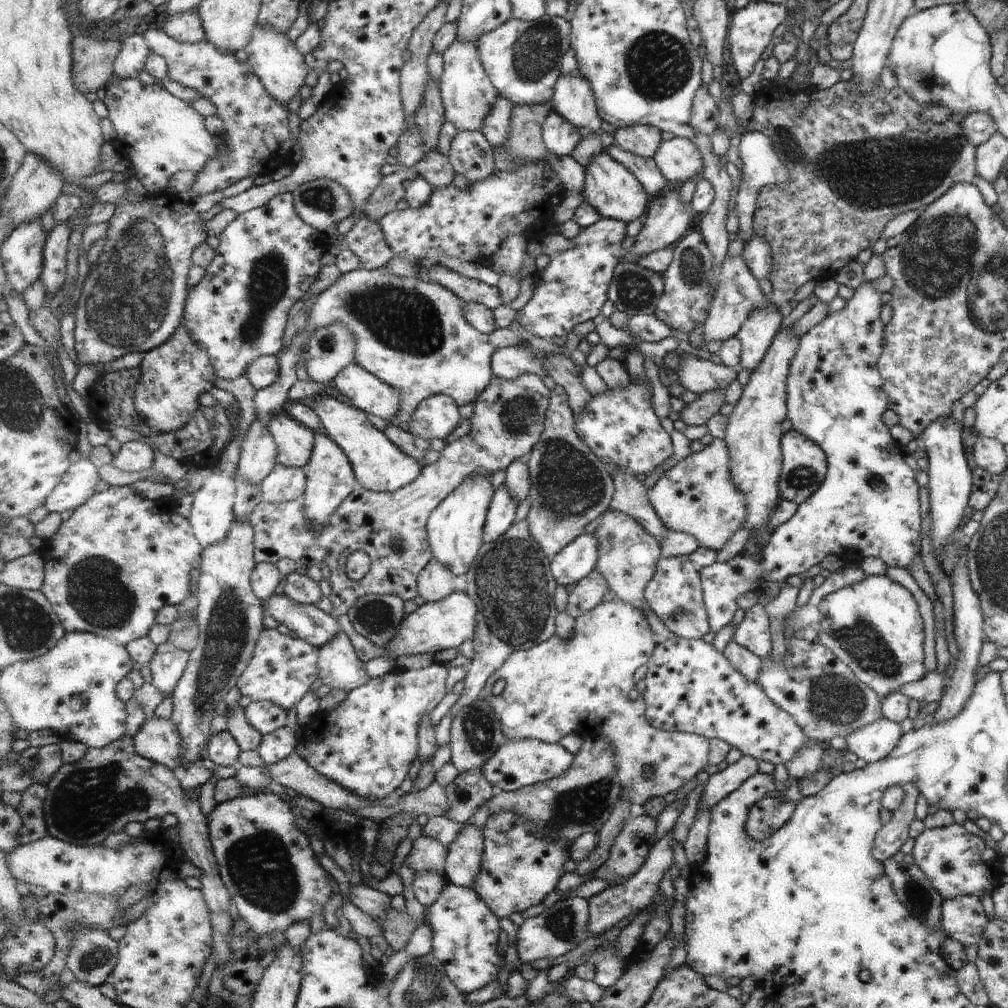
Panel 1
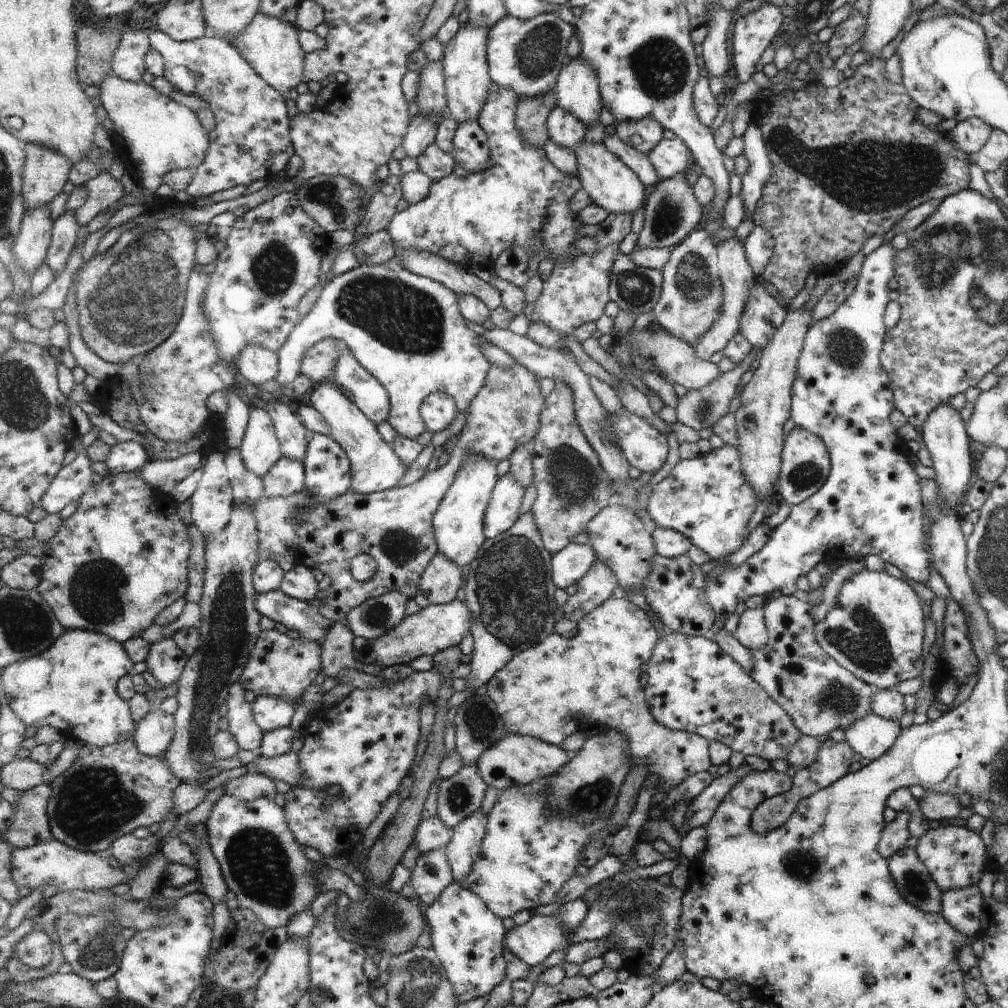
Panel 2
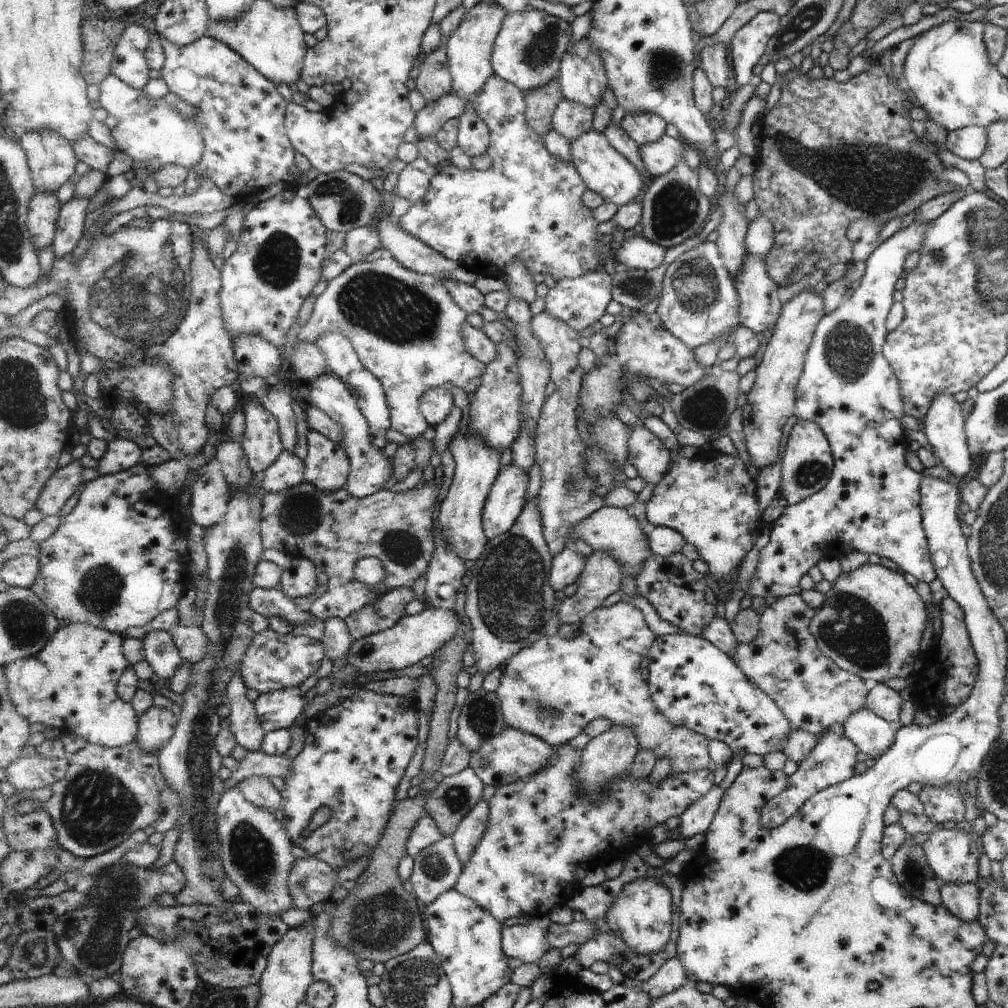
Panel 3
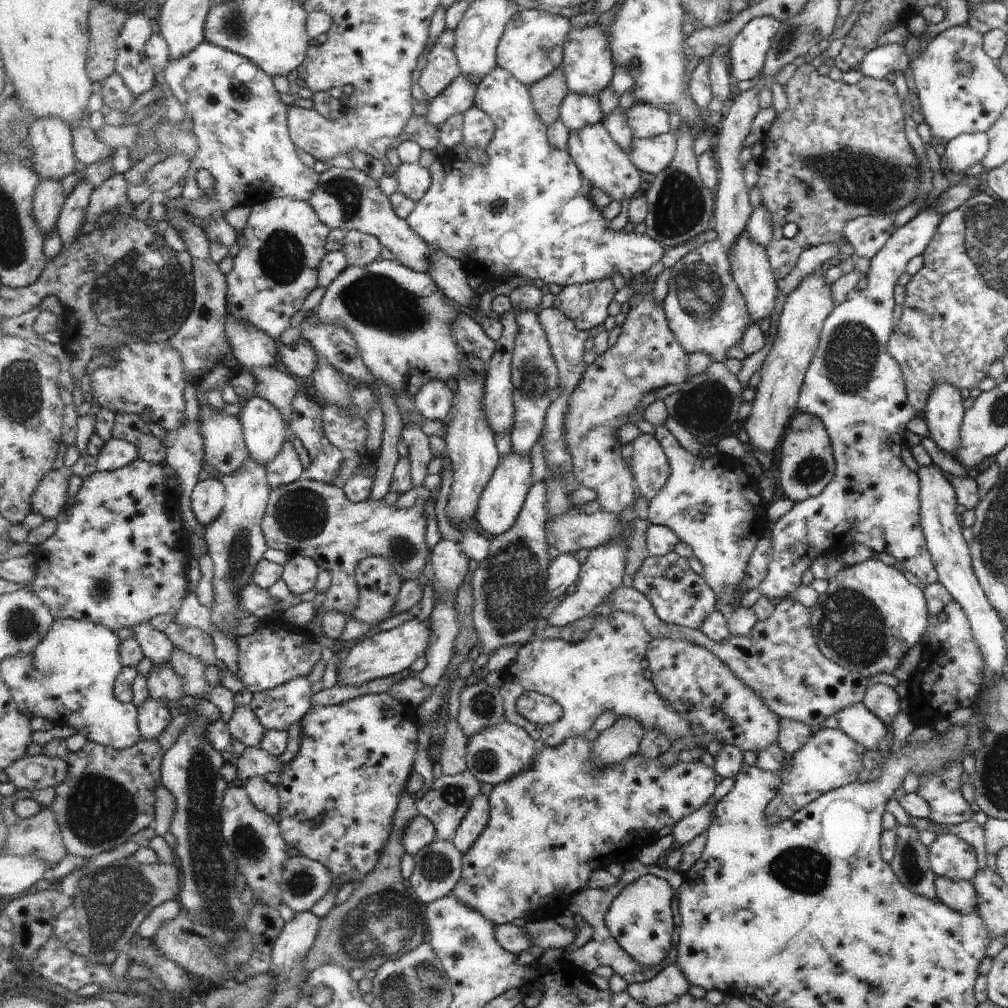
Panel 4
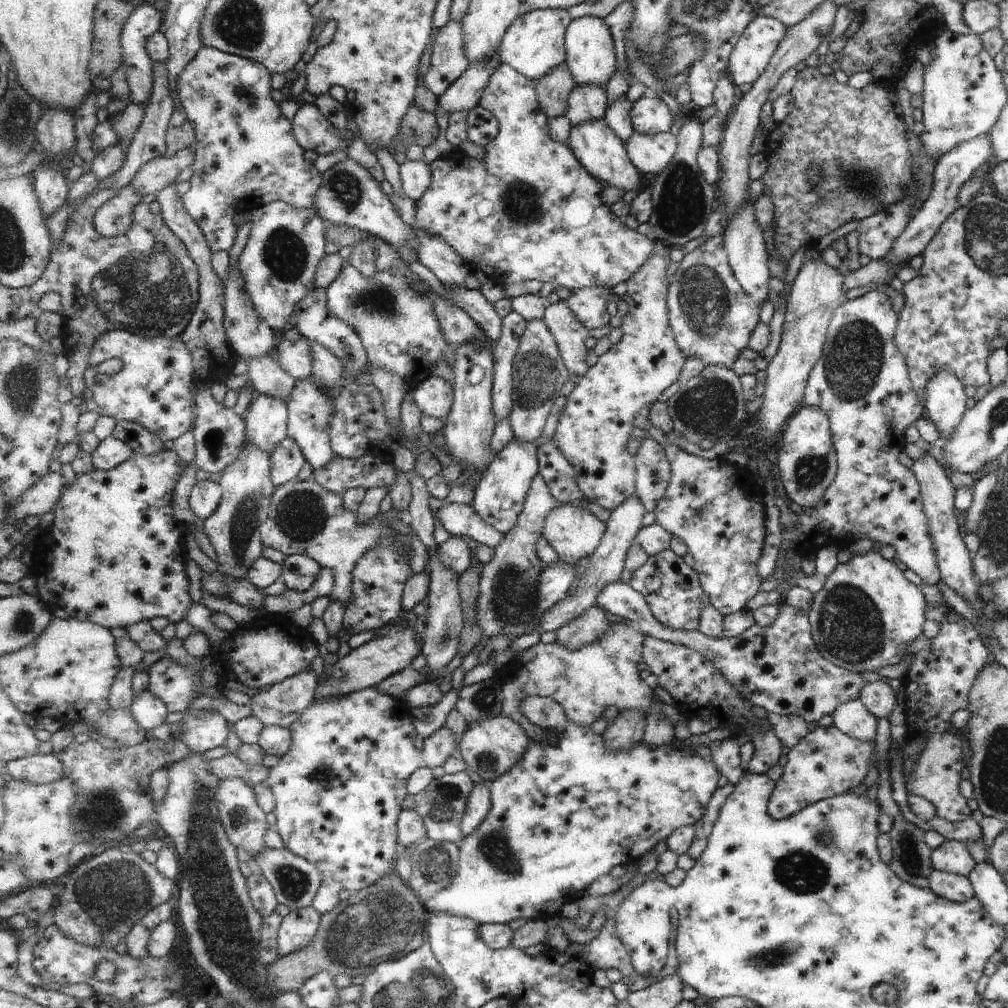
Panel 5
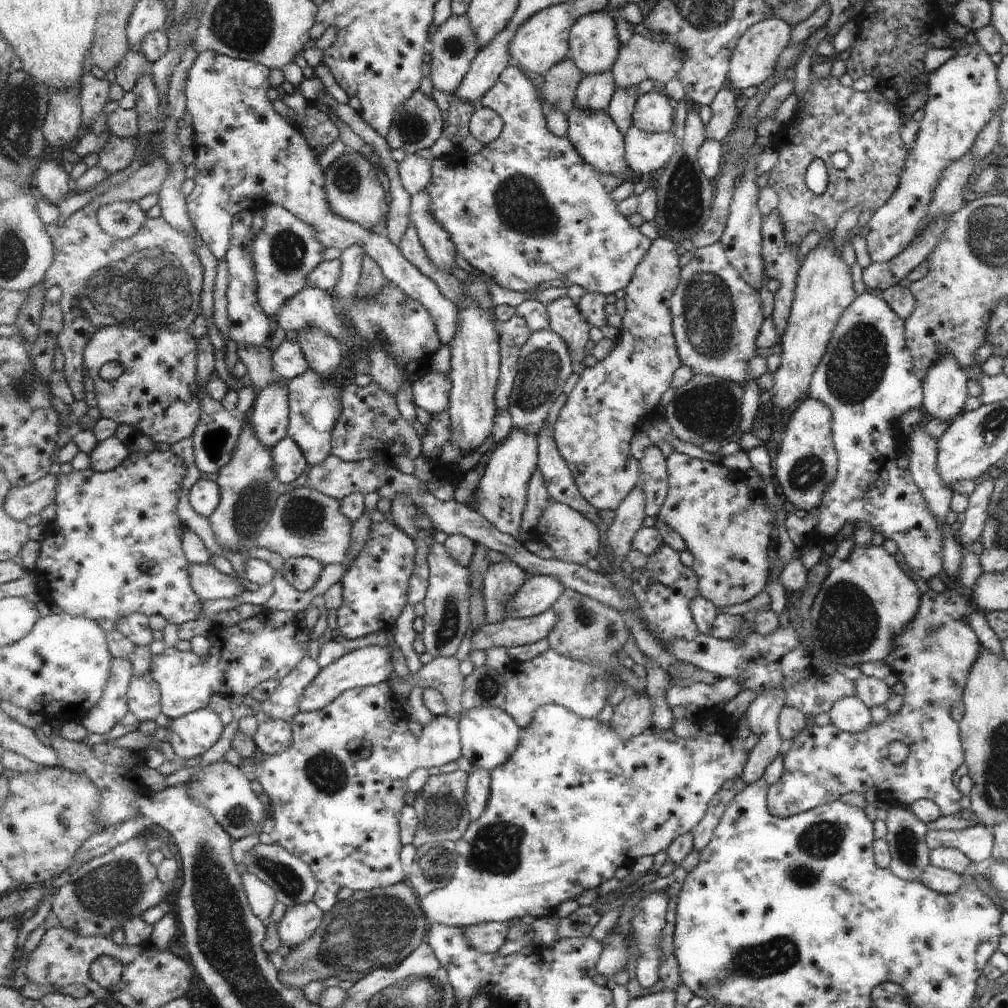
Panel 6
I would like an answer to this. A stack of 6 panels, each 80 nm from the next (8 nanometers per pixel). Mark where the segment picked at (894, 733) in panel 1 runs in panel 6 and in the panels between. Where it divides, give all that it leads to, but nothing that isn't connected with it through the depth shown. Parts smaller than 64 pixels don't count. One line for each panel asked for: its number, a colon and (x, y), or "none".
2: (870, 736)
3: (869, 734)
4: (863, 727)
5: (851, 718)
6: (848, 713)

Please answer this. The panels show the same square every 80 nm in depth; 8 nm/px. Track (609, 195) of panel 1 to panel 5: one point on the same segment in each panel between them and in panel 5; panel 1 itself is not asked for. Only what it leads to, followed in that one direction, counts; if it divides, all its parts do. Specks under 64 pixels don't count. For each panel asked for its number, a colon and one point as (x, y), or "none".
2: (613, 185)
3: (605, 170)
4: (601, 159)
5: (595, 143)

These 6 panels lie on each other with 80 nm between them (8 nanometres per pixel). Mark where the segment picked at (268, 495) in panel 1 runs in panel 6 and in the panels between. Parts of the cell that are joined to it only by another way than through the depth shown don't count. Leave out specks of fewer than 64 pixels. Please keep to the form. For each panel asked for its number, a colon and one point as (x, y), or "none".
2: (287, 476)
3: (289, 471)
4: (286, 468)
5: (287, 460)
6: (291, 461)

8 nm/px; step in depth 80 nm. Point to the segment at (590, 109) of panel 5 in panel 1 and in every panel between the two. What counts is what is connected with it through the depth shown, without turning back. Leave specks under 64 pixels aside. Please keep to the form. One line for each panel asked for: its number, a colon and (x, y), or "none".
1: (561, 137)
2: (566, 129)
3: (572, 120)
4: (578, 110)

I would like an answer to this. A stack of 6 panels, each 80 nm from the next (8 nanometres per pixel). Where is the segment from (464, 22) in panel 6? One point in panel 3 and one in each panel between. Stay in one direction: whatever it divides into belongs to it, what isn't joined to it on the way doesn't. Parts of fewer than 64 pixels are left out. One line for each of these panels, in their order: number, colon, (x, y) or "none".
3: (434, 80)
4: (442, 67)
5: (448, 62)

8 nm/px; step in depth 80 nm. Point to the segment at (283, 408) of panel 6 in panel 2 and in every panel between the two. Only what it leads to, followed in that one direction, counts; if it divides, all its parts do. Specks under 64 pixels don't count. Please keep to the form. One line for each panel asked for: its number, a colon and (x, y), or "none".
2: (261, 449)
3: (262, 441)
4: (265, 429)
5: (267, 418)

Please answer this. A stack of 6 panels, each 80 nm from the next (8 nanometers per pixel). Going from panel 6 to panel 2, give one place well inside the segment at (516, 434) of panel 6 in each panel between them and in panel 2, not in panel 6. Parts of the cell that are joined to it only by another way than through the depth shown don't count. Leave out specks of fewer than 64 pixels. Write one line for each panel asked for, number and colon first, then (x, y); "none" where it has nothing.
2: (505, 507)
3: (506, 502)
4: (502, 501)
5: (500, 497)

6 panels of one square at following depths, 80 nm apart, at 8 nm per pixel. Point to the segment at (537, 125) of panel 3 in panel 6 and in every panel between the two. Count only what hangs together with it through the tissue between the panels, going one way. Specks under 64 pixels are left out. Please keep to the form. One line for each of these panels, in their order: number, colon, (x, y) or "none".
4: (548, 95)
5: (554, 90)
6: (562, 81)

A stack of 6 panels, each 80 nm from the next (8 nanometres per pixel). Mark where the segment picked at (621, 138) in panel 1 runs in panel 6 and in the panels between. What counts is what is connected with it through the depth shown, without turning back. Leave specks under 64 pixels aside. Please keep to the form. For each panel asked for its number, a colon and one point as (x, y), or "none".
2: (645, 134)
3: (643, 127)
4: (647, 120)
5: (650, 115)
6: (653, 113)

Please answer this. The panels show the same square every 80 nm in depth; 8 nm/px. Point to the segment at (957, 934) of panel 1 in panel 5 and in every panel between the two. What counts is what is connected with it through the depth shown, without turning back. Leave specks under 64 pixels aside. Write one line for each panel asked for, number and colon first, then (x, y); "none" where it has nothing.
2: (962, 908)
3: (960, 899)
4: (959, 895)
5: (951, 886)

